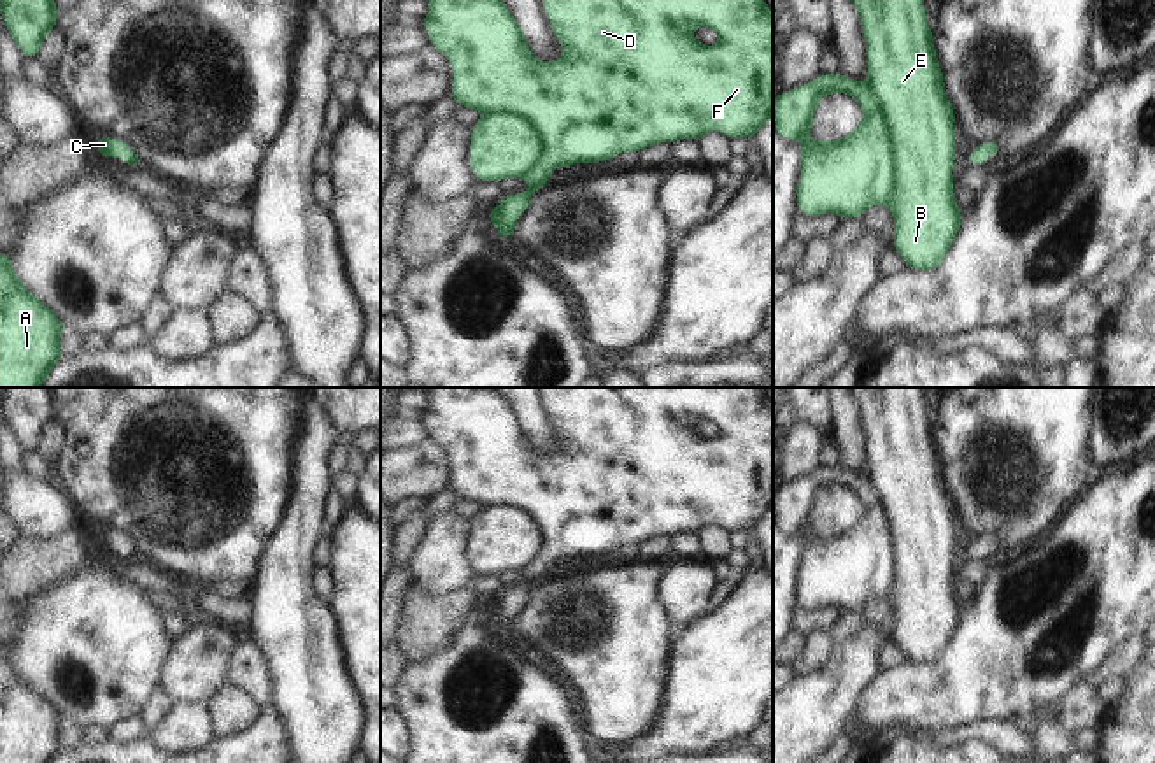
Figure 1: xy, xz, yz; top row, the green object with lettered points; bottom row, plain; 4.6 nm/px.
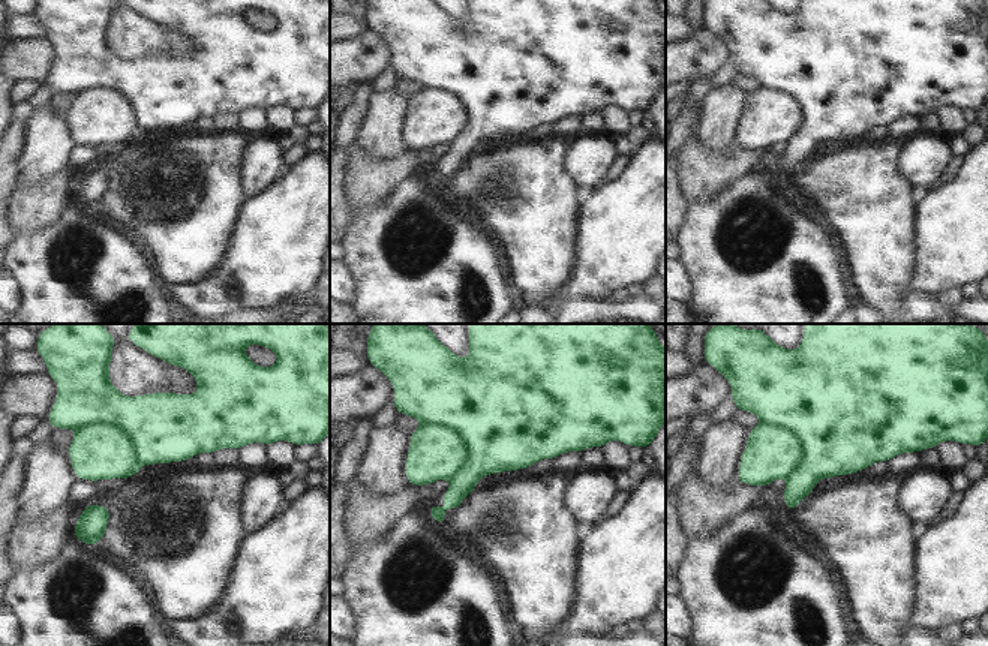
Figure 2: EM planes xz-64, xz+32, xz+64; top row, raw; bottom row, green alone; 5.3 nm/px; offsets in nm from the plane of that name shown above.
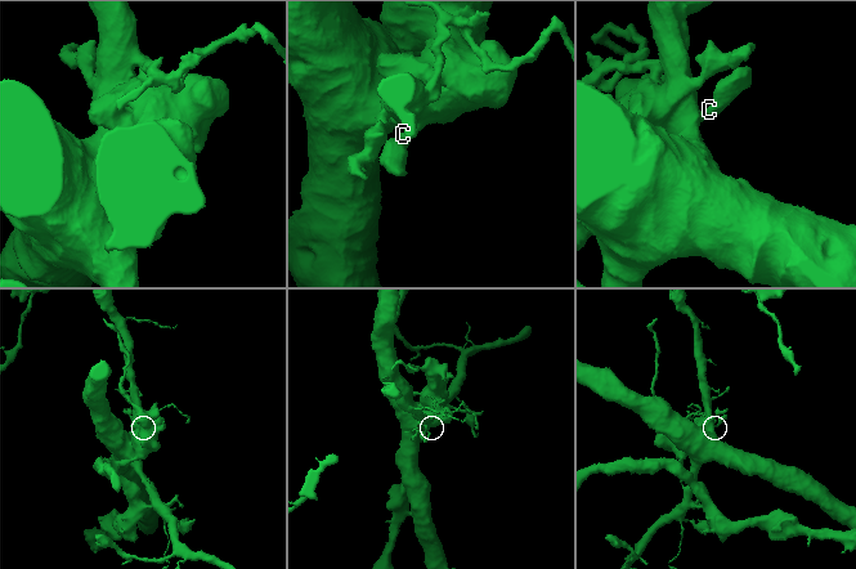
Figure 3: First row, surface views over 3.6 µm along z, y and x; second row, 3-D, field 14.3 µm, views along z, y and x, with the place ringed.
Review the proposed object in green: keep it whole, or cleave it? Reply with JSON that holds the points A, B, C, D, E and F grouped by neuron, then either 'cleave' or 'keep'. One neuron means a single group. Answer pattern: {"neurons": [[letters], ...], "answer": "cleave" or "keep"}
{"neurons": [["A", "B", "C", "D", "E", "F"]], "answer": "keep"}

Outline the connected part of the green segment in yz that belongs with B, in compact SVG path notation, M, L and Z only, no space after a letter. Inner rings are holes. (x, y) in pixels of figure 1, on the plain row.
M924 388L850 389L864 423L868 474L861 475L841 465L818 467L811 475L773 491L773 523L801 535L797 607L861 612L871 598L885 598L896 619L890 638L910 663L934 665L962 619L962 603L953 591L952 567L955 502L945 482ZM831 486L854 491L862 503L861 516L838 533L808 533L815 503Z

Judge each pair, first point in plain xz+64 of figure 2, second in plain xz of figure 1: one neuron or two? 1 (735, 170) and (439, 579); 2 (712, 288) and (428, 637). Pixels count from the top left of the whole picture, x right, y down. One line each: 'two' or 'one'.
1: two
2: two

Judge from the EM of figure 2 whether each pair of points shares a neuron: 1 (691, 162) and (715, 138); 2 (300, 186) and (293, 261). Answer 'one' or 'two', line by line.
1: two
2: one

